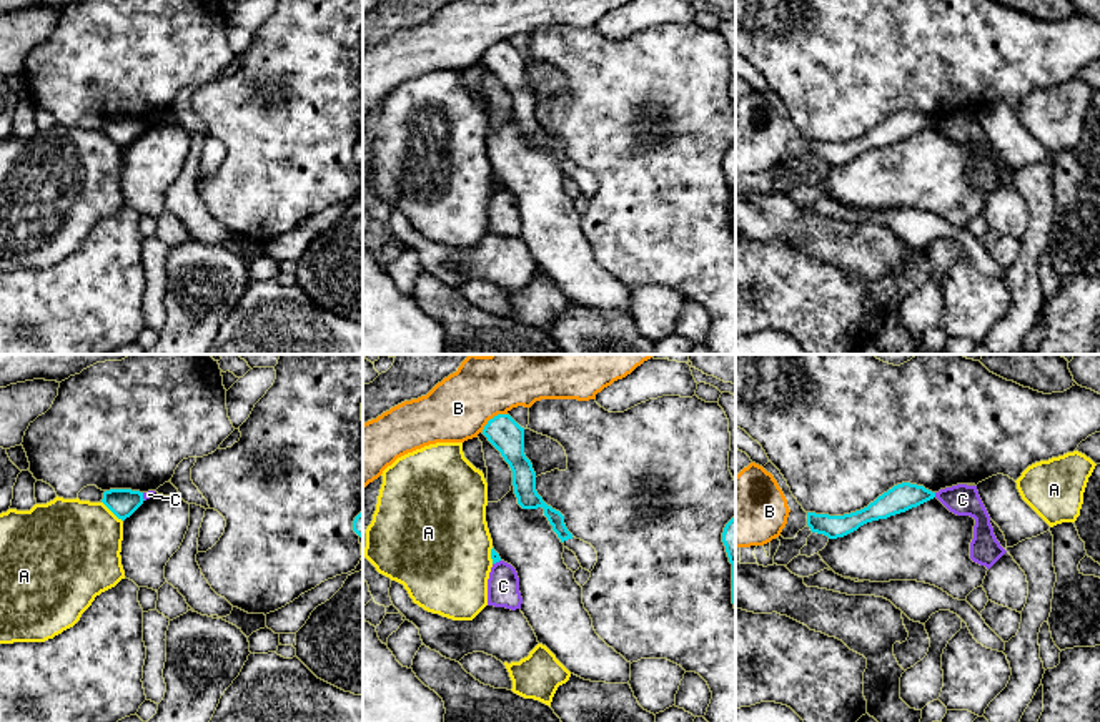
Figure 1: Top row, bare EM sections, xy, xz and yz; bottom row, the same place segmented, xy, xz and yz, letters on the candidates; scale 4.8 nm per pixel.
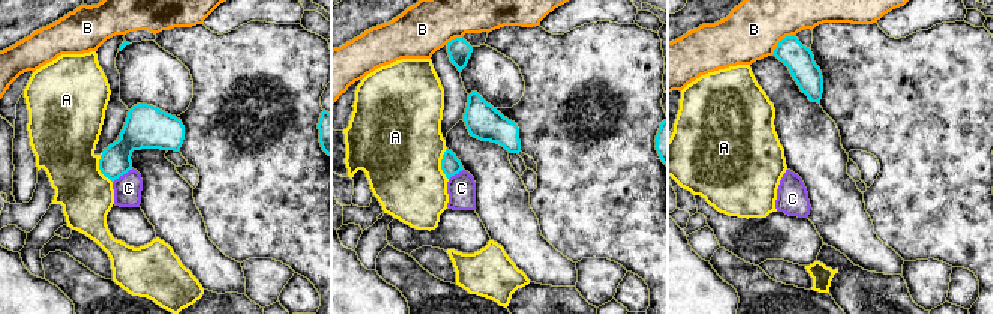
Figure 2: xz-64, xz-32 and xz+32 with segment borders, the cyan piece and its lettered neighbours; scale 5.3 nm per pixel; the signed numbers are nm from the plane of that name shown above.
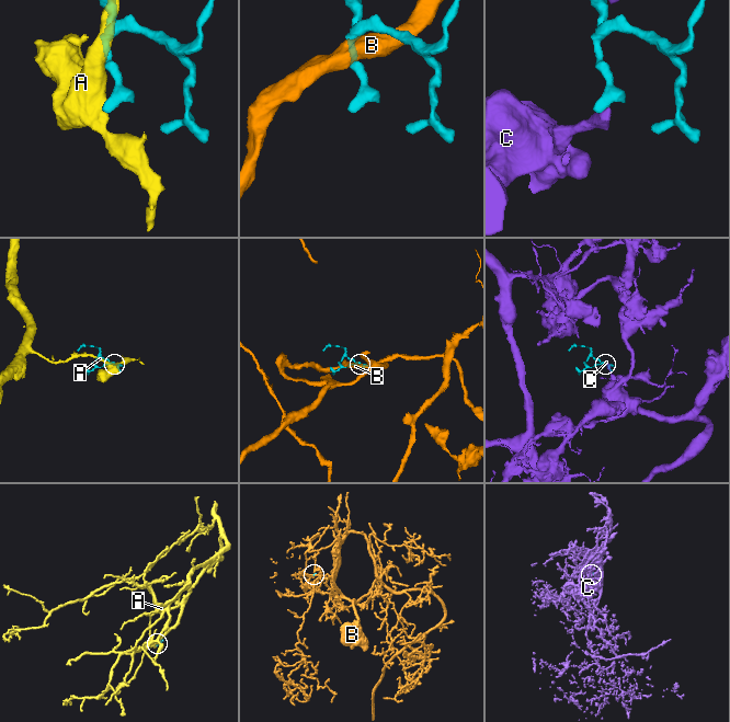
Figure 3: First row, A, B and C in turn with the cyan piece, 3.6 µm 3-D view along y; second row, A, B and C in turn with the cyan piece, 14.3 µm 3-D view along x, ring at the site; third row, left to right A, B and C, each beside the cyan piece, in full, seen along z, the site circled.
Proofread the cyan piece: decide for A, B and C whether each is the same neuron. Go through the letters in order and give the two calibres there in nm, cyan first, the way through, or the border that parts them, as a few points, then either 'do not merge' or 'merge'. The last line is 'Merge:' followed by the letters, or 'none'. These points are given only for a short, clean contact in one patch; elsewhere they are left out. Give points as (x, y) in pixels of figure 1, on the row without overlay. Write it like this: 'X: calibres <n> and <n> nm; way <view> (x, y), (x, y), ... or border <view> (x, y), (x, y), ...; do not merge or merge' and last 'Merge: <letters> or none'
A: calibres 140 and 460 nm; border xy (102, 128), (122, 148); do not merge
B: calibres 160 and 320 nm; do not merge
C: calibres 140 and 150 nm; border yz (934, 120), (936, 123); do not merge
Merge: none

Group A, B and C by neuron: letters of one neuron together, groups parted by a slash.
A / B / C

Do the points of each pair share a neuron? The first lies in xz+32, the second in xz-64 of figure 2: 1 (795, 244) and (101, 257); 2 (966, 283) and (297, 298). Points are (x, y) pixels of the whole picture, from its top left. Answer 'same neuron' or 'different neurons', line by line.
1: different neurons
2: same neuron

